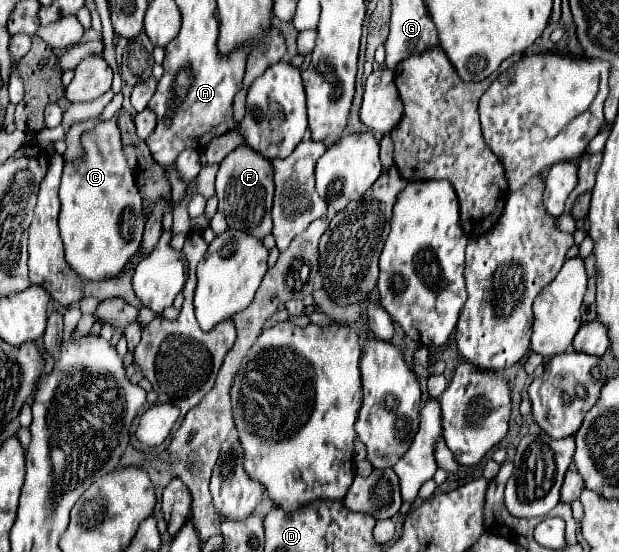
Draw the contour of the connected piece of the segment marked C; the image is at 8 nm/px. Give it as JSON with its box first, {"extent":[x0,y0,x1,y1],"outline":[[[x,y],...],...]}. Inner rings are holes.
{"extent":[60,116,144,280],"outline":[[[118,116],[98,122],[80,136],[84,154],[64,162],[60,182],[60,236],[66,250],[66,262],[84,280],[114,278],[140,248],[144,218],[142,196],[136,178],[126,162]]]}

